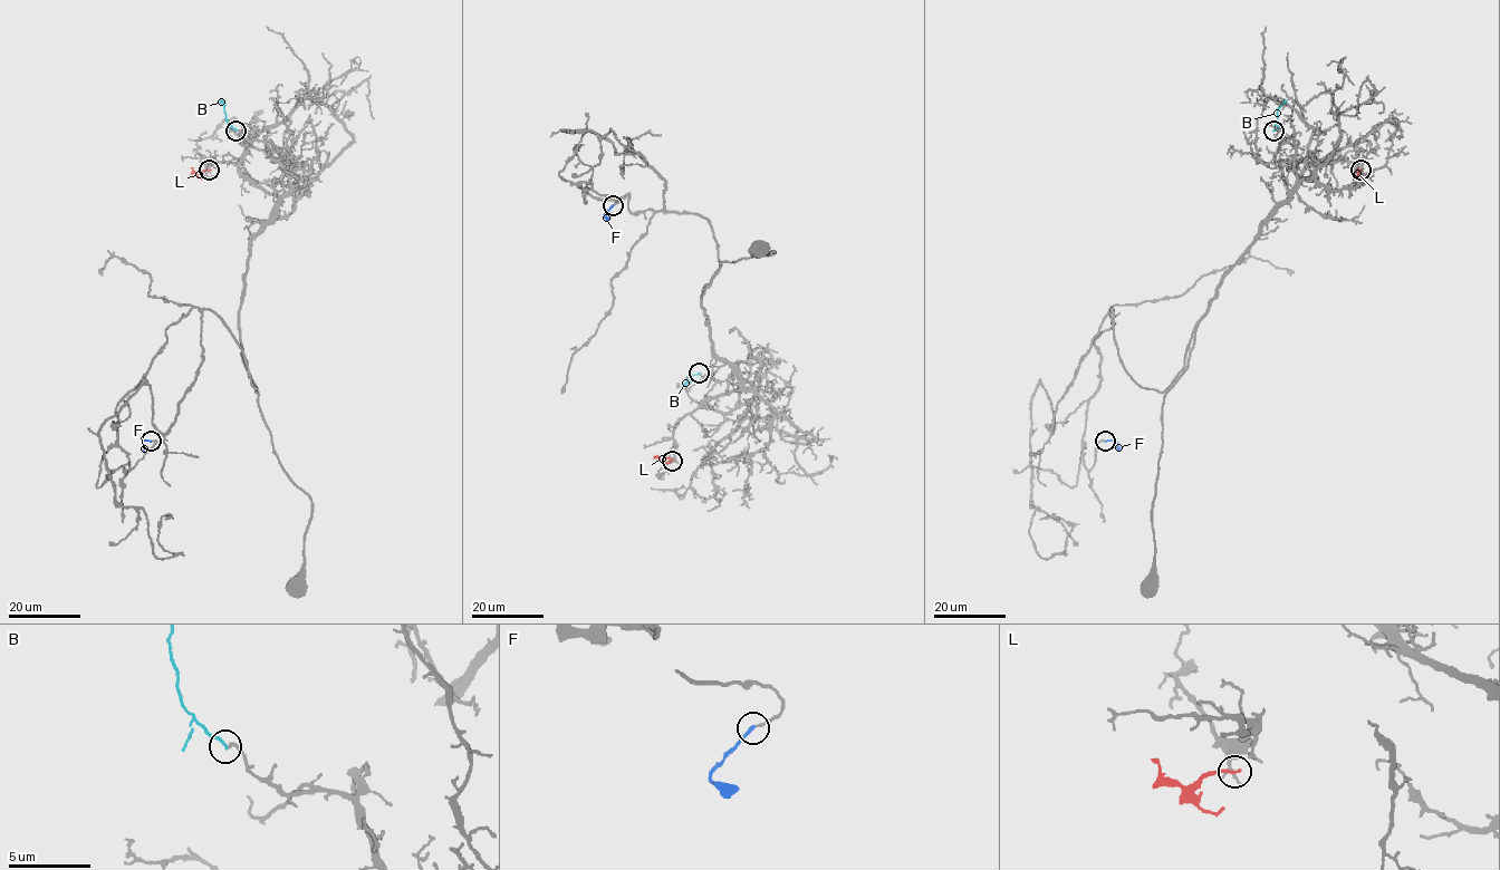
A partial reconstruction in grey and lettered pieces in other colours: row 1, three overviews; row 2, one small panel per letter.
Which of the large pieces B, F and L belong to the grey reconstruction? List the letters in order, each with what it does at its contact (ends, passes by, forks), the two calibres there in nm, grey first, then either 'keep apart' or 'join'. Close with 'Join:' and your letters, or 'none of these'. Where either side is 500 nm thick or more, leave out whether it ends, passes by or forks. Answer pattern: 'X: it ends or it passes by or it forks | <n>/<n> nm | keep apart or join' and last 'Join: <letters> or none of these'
B: it ends | 170/160 nm | keep apart
F: it ends | 140/220 nm | join
L: it ends | 240/200 nm | keep apart
Join: F

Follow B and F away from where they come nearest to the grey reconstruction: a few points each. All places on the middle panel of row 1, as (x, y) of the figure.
B: (699, 374), (686, 377), (682, 384)
F: (613, 204), (604, 215), (608, 219)

